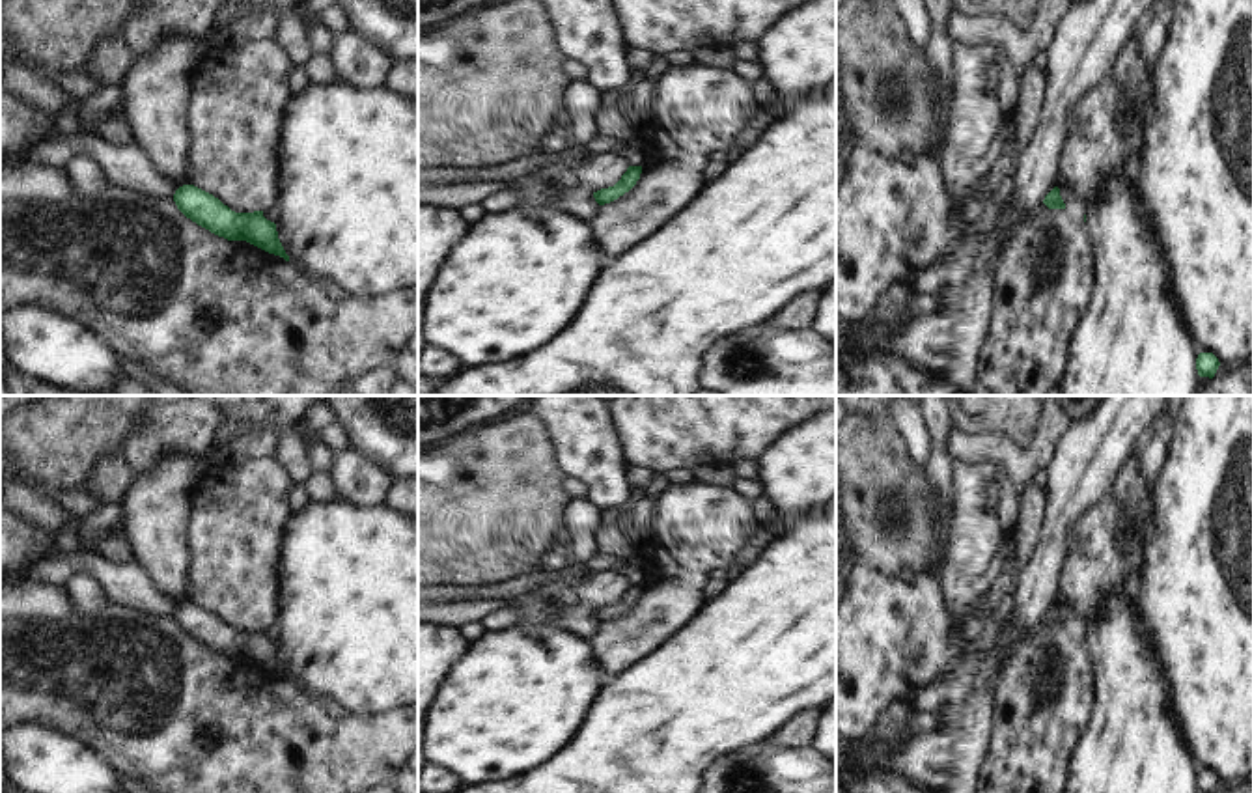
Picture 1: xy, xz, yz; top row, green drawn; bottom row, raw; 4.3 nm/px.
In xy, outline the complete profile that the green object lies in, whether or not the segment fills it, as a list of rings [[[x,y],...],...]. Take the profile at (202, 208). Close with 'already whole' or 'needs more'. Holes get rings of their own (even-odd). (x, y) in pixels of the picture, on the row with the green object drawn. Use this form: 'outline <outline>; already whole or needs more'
outline [[[194,185],[179,187],[174,194],[174,202],[187,218],[211,233],[228,241],[246,241],[289,261],[278,239],[276,224],[267,220],[263,211],[235,213],[218,198]]]; already whole

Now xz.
outline [[[629,166],[627,172],[614,187],[593,192],[595,202],[599,205],[605,205],[618,200],[636,185],[636,181],[640,179],[640,174],[642,174],[642,166]]]; already whole

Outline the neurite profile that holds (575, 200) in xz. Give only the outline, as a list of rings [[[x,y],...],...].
[[[565,183],[552,190],[545,203],[556,211],[563,211],[575,218],[588,222],[599,209],[593,192],[582,185]]]

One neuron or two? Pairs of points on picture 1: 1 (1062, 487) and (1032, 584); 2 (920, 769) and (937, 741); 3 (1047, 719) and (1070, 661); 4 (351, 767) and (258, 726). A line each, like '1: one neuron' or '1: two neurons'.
1: one neuron
2: one neuron
3: one neuron
4: one neuron

